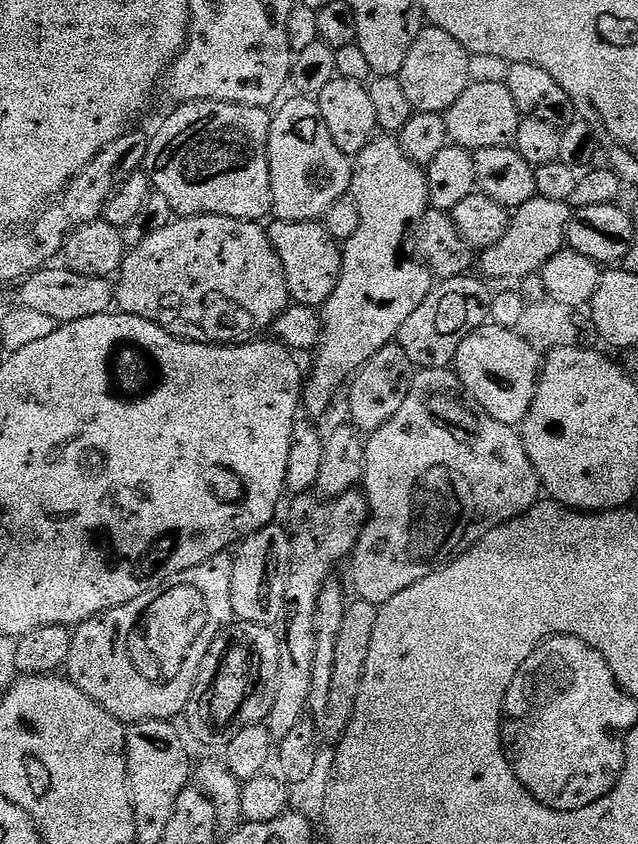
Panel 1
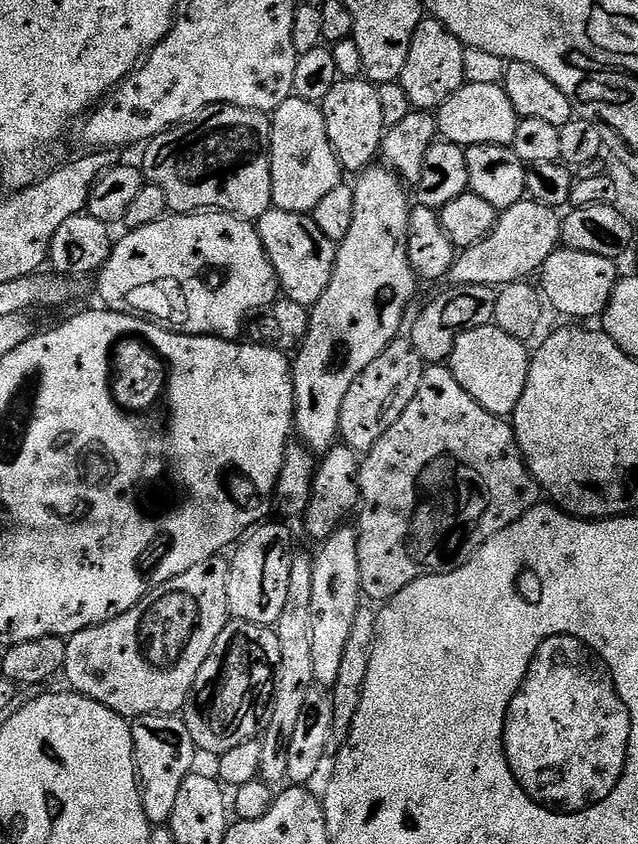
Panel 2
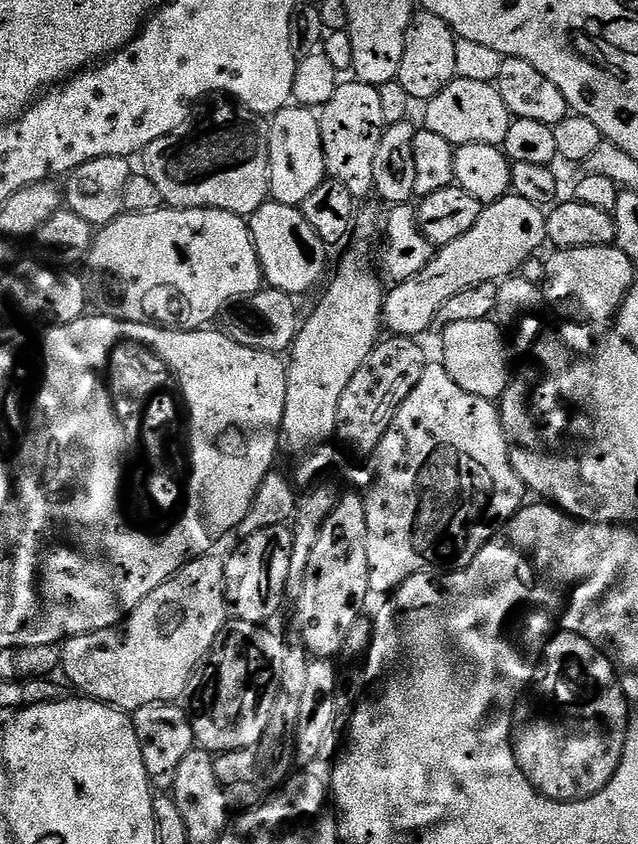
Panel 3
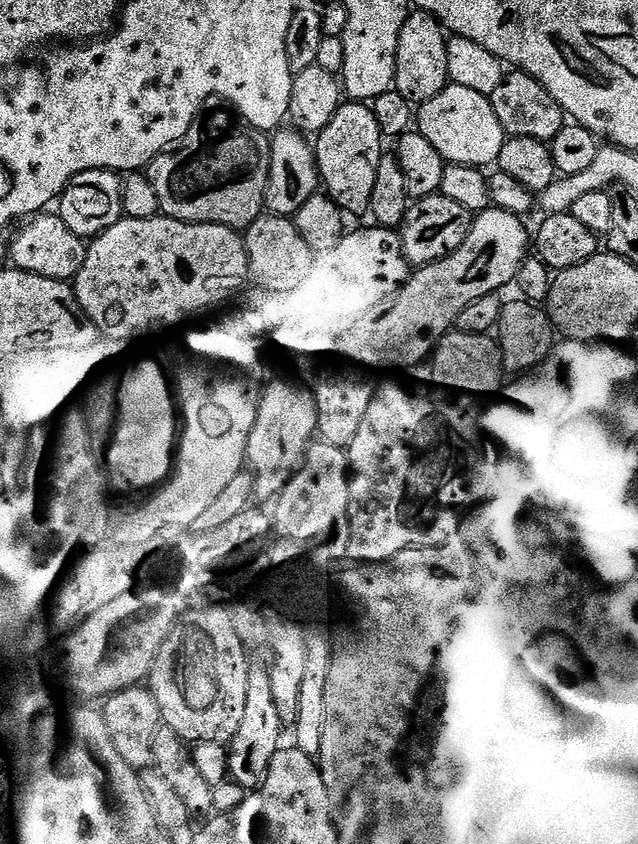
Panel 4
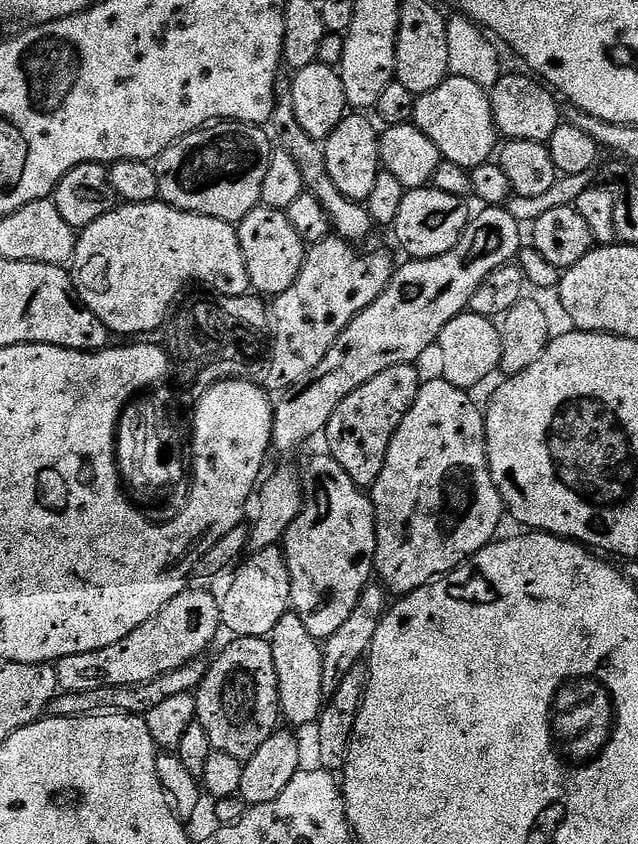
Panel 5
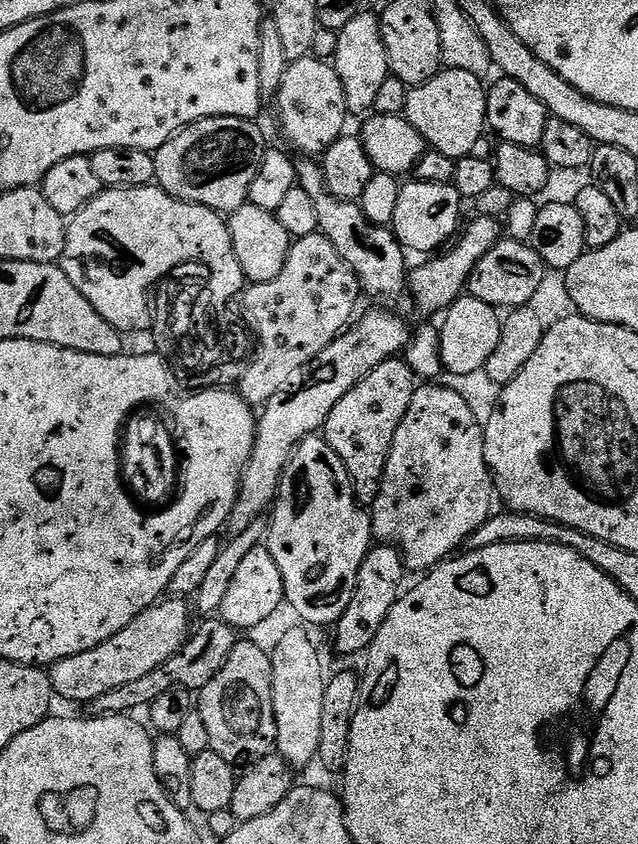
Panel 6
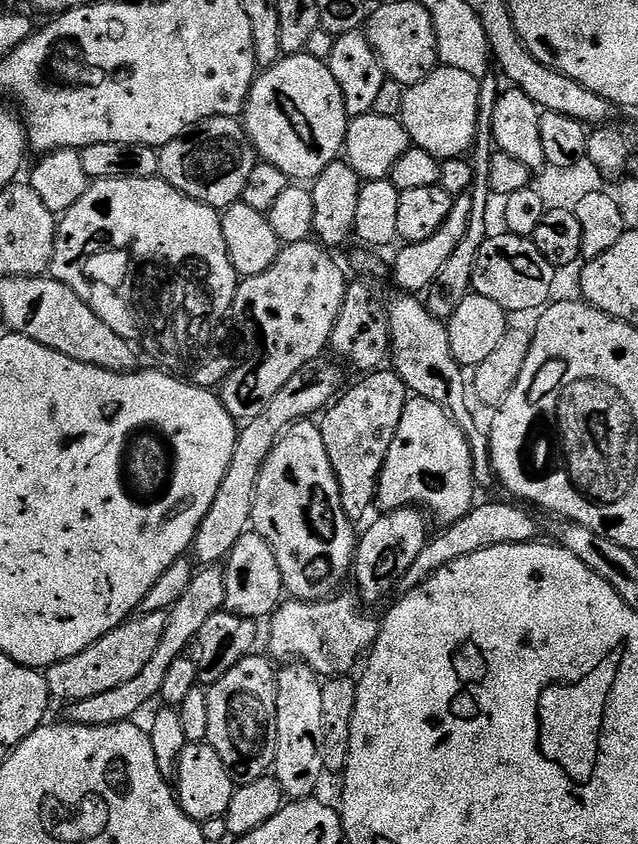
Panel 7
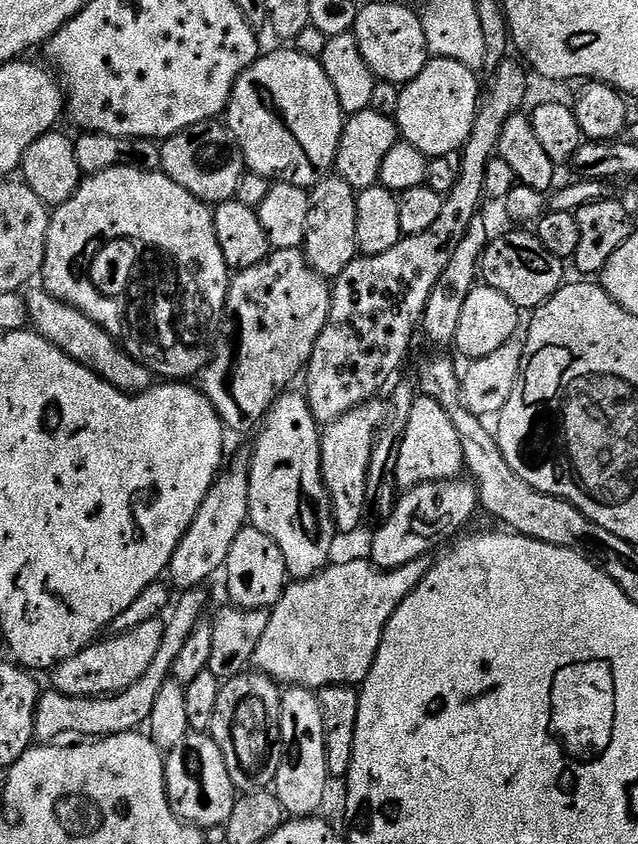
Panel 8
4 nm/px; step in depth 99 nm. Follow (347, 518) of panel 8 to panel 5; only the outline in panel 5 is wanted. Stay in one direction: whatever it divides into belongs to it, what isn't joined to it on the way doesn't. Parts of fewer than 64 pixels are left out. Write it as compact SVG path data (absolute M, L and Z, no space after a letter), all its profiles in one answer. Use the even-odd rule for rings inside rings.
M399 364L382 370L382 374L358 386L358 390L351 392L336 407L322 433L323 439L328 439L327 455L333 456L338 466L342 466L360 488L371 490L378 482L378 474L382 474L382 466L386 466L390 438L394 438L402 418L406 418L410 406L414 406L418 398L422 383L418 369L411 364Z

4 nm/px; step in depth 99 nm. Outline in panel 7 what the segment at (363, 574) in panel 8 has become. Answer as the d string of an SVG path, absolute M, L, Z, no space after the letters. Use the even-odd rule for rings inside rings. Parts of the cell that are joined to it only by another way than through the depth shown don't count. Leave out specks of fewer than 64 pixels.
M492 500L489 504L477 503L458 522L447 525L440 533L433 535L422 554L414 558L414 566L406 570L406 574L400 579L399 591L409 592L412 588L417 588L426 578L430 578L442 566L462 558L466 554L474 554L478 550L486 550L490 546L502 546L503 544L526 544L537 539L540 528L536 525L536 520L531 516L525 507L519 503L508 502L503 504L500 500ZM337 594L326 600L293 600L281 603L271 617L268 648L276 662L292 662L299 658L321 678L346 676L376 642L379 623L364 617L365 605L355 595Z

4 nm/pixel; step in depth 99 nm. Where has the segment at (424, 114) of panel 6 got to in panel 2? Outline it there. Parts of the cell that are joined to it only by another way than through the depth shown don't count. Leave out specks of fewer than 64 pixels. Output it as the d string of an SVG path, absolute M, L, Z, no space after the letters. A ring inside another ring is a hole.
M467 82L457 92L450 94L450 98L446 98L435 117L439 135L447 143L459 144L463 149L473 148L479 144L511 146L521 122L521 117L516 115L510 98L500 84L482 86Z

